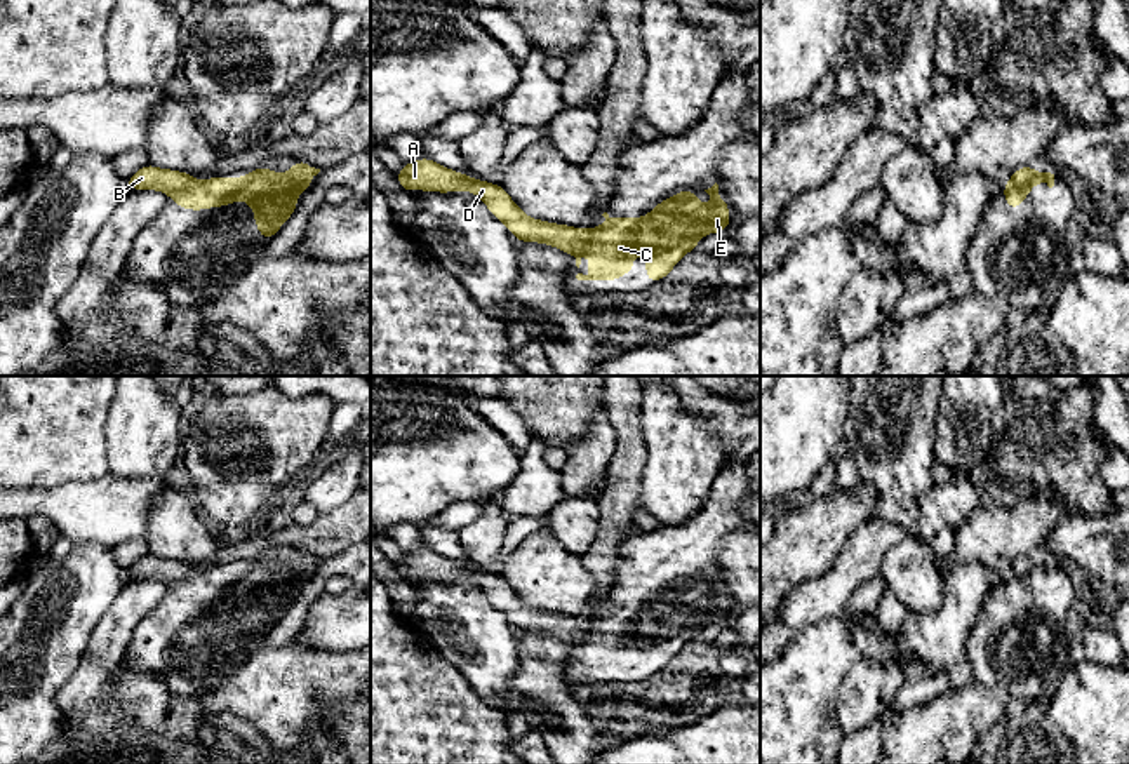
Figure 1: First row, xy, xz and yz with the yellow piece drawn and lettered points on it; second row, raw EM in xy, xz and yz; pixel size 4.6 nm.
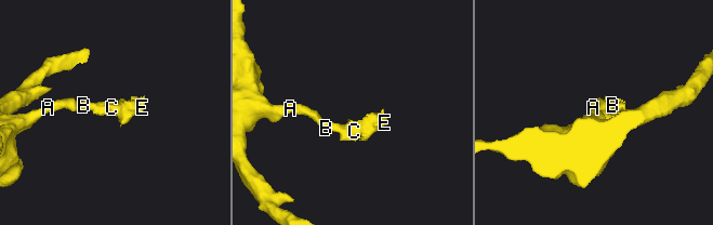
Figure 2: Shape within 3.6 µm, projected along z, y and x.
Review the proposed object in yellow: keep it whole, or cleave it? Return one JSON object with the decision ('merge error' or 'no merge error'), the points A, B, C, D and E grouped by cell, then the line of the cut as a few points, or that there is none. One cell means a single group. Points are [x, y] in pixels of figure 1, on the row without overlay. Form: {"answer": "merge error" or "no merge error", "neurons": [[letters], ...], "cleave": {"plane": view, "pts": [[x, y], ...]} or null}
{"answer": "merge error", "neurons": [["A", "B", "D"], ["C", "E"]], "cleave": {"plane": "yz", "pts": [[1035, 562], [1023, 575], [1008, 575]]}}

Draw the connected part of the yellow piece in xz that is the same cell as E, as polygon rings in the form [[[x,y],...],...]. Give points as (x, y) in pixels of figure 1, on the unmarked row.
[[[718,574],[705,580],[711,586],[710,597],[701,597],[696,588],[696,581],[684,580],[675,583],[668,590],[663,590],[654,595],[654,599],[644,607],[619,607],[611,609],[607,602],[600,618],[588,618],[581,621],[585,639],[574,642],[576,656],[581,654],[581,646],[590,640],[590,663],[578,663],[578,670],[619,670],[625,663],[631,663],[633,644],[644,642],[645,651],[645,670],[659,672],[663,670],[682,649],[684,644],[698,637],[698,630],[708,623],[718,623],[729,618],[729,593],[718,586]]]

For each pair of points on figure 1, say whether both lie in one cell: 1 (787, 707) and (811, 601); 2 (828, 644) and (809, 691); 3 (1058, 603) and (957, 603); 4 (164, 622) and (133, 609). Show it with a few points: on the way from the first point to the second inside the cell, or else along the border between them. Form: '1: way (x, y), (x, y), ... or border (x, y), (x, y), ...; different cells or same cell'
1: border (842, 613), (804, 627), (778, 658); different cells
2: way (820, 656), (809, 672), (809, 679); same cell
3: border (1002, 576), (985, 597), (978, 620), (964, 639); different cells
4: border (169, 587), (164, 597), (136, 627), (127, 651); different cells

